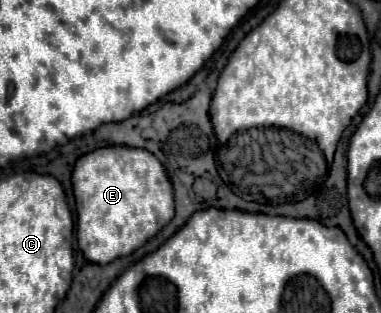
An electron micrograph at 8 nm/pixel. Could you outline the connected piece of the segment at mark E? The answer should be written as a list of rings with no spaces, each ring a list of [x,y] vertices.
[[[127,145],[101,147],[85,153],[73,167],[73,195],[77,199],[77,243],[83,255],[93,263],[109,263],[115,257],[123,257],[141,247],[149,237],[161,231],[173,219],[173,189],[159,159],[147,149],[135,149]]]

